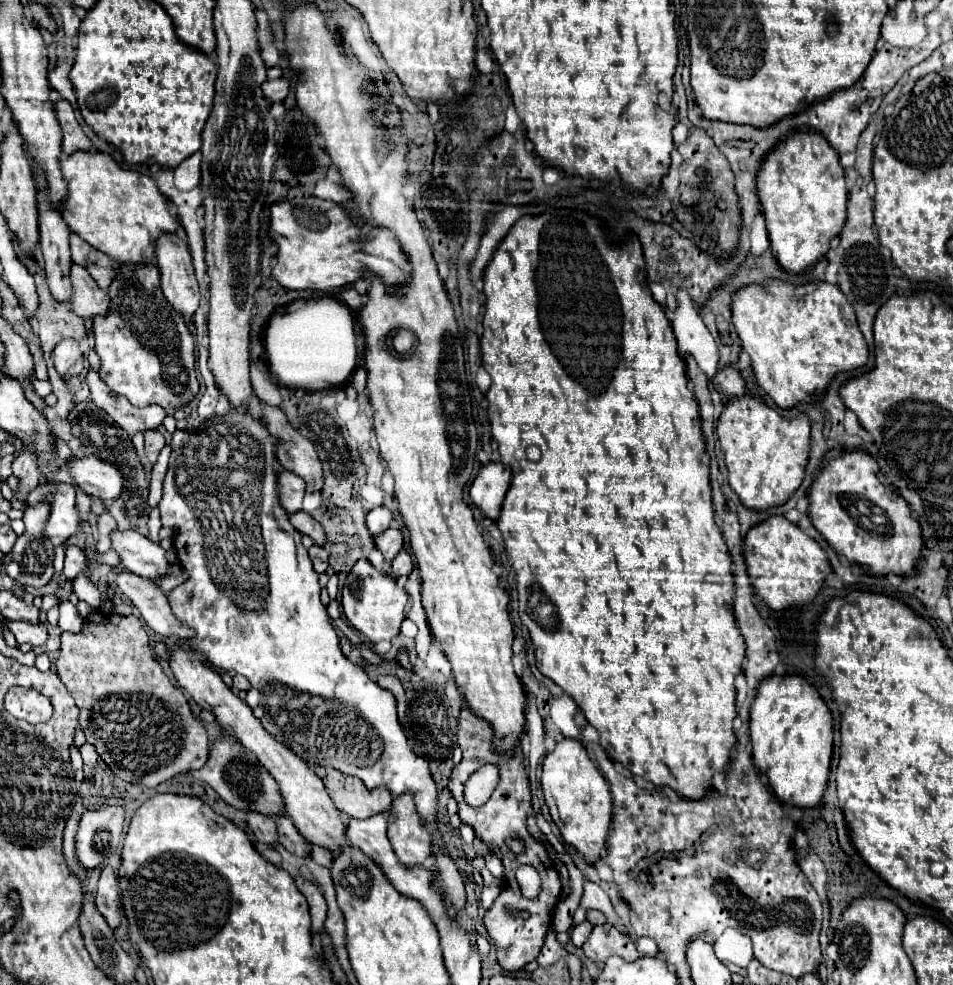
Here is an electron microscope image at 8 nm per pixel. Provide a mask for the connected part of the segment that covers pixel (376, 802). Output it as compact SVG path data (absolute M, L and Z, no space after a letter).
M329 770L323 782L335 806L351 818L369 818L375 814L389 814L391 810L393 796L385 788L371 792L359 778L341 774L337 770Z

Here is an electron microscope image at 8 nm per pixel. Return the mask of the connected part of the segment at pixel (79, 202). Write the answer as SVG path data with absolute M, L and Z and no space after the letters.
M77 150L69 158L61 160L59 166L61 166L63 178L67 182L67 196L59 202L59 208L61 208L61 216L63 216L65 224L69 226L69 230L75 232L77 236L81 236L91 246L105 252L115 262L133 262L133 264L155 262L155 240L157 240L159 232L177 230L177 222L171 218L165 198L159 192L157 184L145 174L139 174L133 170L123 170L111 154L105 154L99 150L91 150L91 152Z

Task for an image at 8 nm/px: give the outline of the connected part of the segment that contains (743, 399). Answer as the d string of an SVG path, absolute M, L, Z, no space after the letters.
M749 394L733 396L725 402L717 420L717 436L729 472L729 486L747 508L765 510L783 504L799 488L809 456L809 418L805 412L787 420Z

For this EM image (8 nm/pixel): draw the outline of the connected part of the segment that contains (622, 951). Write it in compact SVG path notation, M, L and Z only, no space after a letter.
M595 926L587 942L583 944L583 952L587 958L591 958L595 964L603 964L607 956L617 954L625 960L637 960L637 948L629 936L623 936L613 926Z

